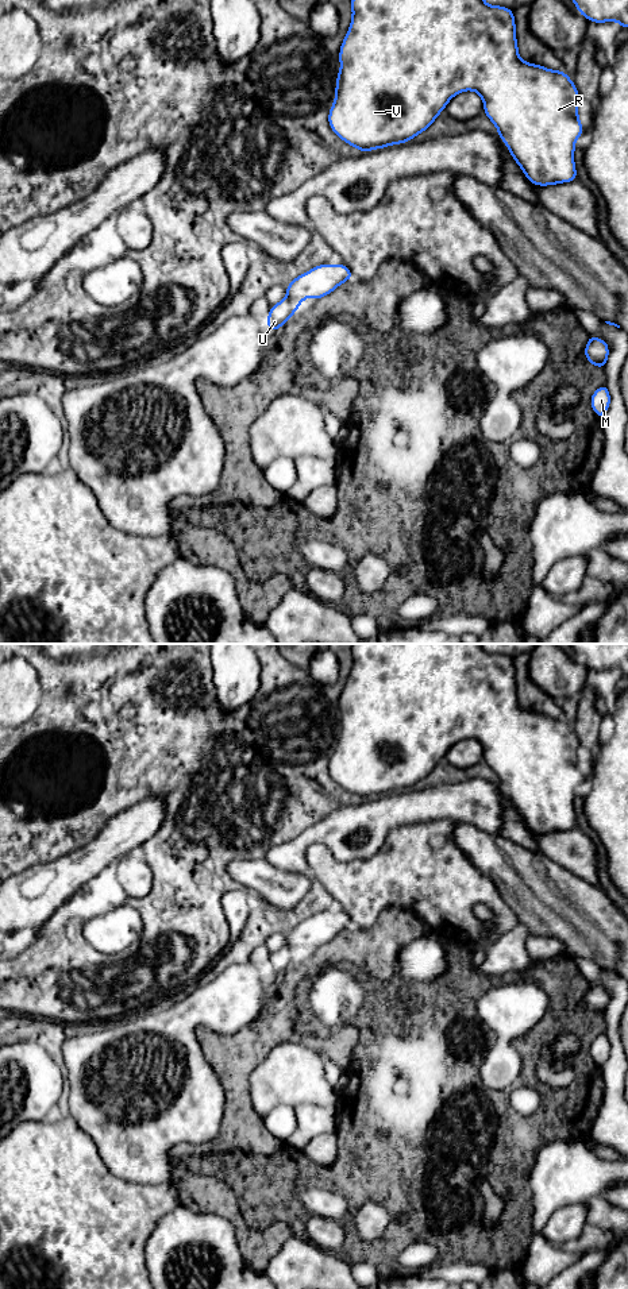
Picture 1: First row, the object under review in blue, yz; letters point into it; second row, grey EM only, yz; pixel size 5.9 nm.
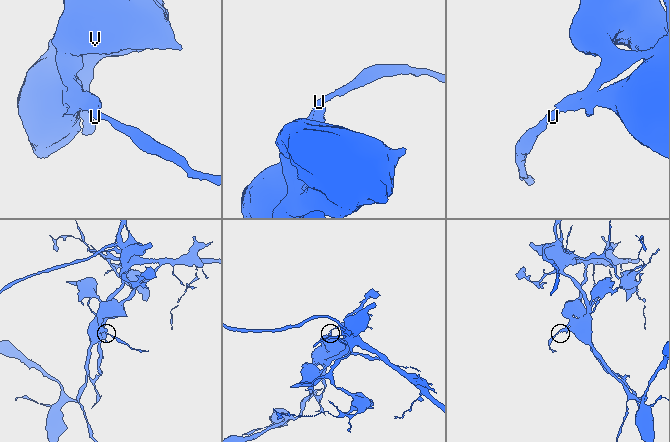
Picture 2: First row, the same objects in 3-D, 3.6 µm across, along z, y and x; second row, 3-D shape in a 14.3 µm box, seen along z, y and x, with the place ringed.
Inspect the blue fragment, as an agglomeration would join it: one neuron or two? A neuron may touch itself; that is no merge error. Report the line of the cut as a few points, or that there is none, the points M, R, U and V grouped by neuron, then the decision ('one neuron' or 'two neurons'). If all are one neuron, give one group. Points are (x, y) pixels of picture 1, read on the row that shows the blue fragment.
cut in yz along (286, 297), (296, 309); M R V / U; two neurons

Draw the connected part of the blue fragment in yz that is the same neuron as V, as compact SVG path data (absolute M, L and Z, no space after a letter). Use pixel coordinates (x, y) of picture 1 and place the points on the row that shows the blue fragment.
M351 0L351 11L351 26L339 50L340 70L336 77L335 100L328 111L330 128L343 142L362 153L407 143L416 135L423 134L436 120L439 113L446 109L454 96L461 92L474 90L483 101L482 112L496 126L498 138L505 143L509 154L531 184L548 186L578 181L574 162L575 140L585 131L578 116L578 101L581 99L578 89L563 70L551 70L520 59L513 9L489 5L483 0Z

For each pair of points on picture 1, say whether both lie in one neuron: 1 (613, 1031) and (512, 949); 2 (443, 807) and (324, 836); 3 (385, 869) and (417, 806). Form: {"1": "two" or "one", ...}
{"1": "two", "2": "one", "3": "two"}

